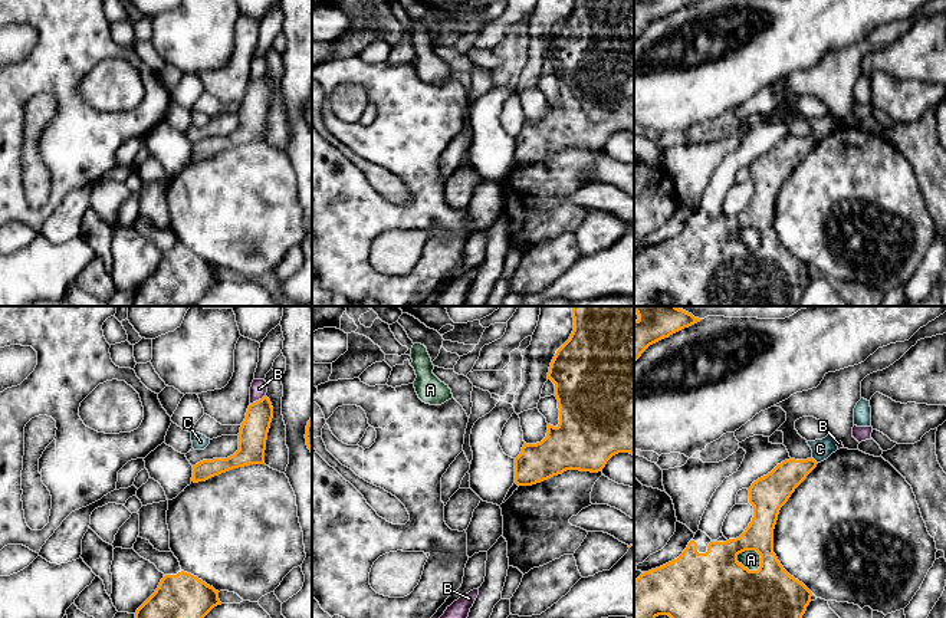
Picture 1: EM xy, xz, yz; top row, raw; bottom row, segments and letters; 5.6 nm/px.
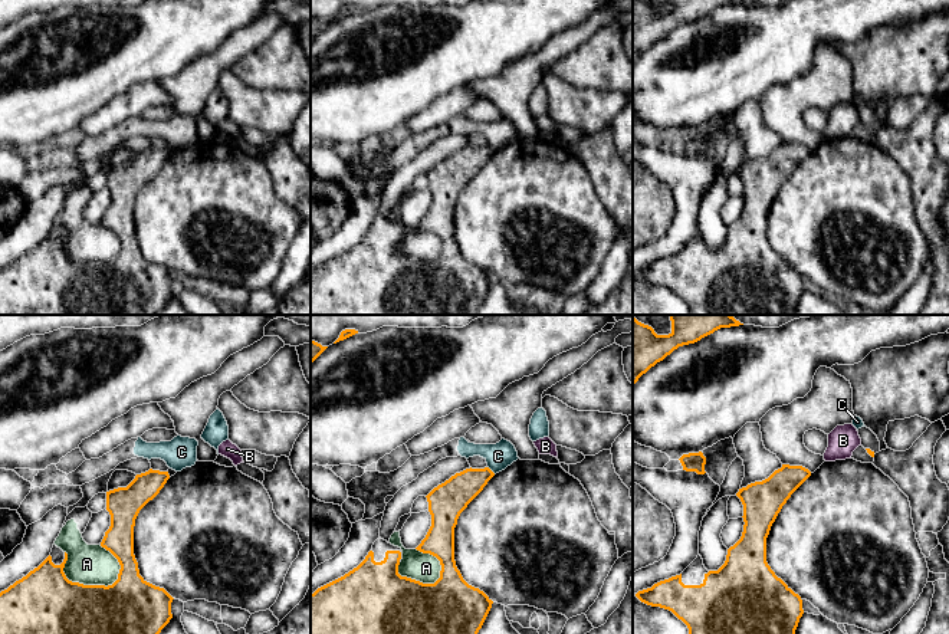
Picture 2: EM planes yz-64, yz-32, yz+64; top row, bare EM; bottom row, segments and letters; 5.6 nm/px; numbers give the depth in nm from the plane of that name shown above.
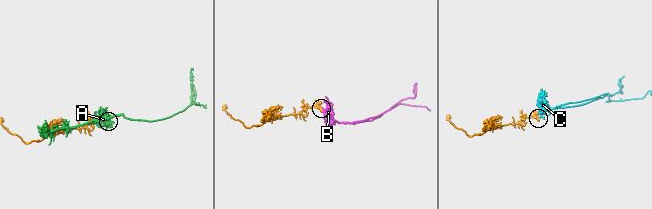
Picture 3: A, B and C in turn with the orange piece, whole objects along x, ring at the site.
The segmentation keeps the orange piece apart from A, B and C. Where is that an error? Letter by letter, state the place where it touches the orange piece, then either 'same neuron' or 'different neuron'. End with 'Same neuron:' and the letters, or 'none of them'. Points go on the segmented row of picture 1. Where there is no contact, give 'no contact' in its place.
A: yz (746, 568) | different neuron
B: xy (259, 400) | different neuron
C: yz (814, 460) | different neuron
Same neuron: none of them

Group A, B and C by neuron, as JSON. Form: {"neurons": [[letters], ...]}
{"neurons": [["A"], ["B"], ["C"]]}

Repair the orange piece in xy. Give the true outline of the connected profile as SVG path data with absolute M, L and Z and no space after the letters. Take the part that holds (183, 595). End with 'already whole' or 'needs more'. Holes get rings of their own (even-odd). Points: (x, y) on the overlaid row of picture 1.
M184 571L164 575L155 592L137 609L135 618L204 618L221 605L219 591Z | already whole

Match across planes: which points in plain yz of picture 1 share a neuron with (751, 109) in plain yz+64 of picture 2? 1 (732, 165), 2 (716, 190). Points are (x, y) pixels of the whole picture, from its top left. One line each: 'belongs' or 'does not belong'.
1: belongs
2: belongs

